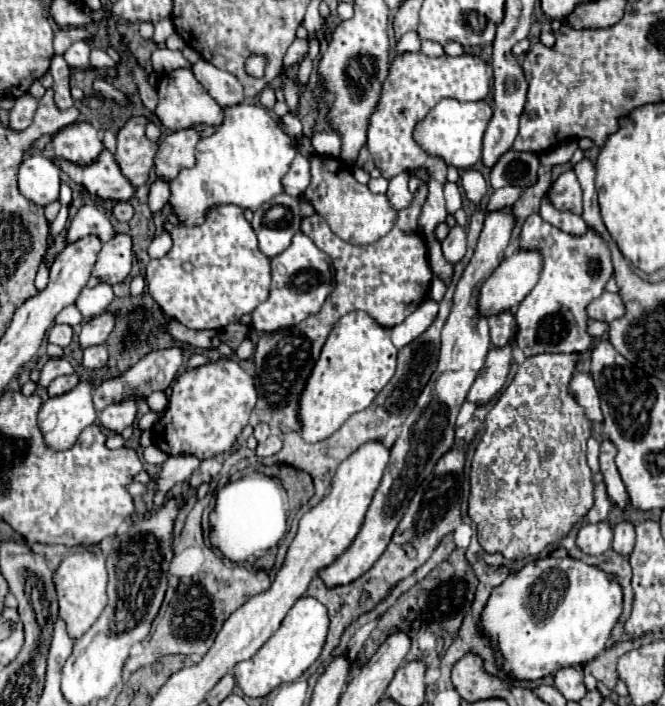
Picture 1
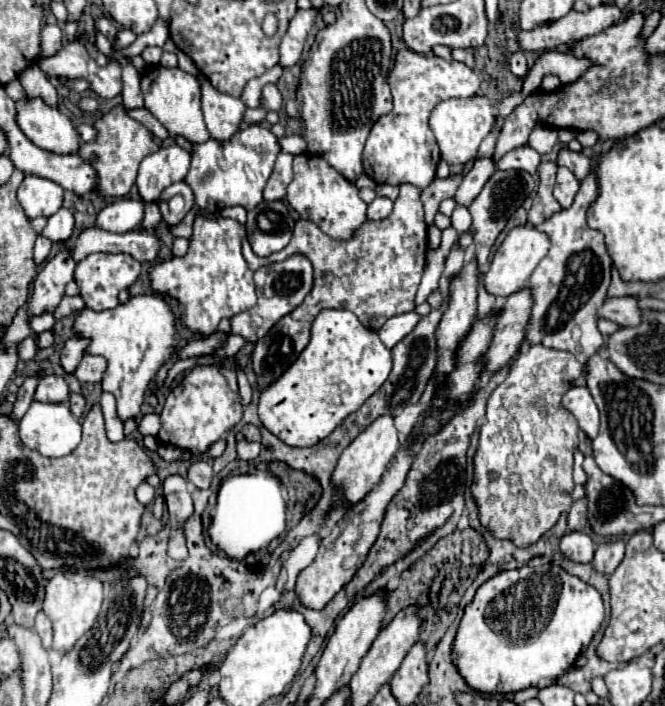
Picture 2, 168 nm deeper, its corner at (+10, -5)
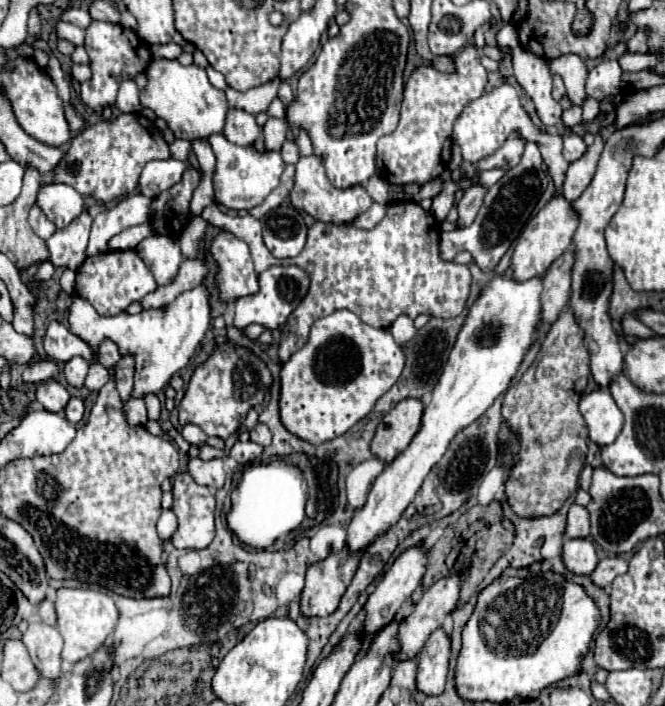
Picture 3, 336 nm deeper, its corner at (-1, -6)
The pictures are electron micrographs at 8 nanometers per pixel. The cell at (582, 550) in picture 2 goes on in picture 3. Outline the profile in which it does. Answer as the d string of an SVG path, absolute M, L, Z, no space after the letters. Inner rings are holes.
M567 539L563 543L563 563L577 575L589 575L597 563L597 551L591 539Z

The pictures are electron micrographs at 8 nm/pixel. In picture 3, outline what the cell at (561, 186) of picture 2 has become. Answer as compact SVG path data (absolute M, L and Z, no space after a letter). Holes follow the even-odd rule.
M595 135L595 143L589 147L589 151L573 161L567 169L567 177L565 177L565 183L563 183L563 197L573 203L575 199L579 199L579 195L587 189L587 185L591 183L593 175L595 175L595 167L597 167L597 161L599 161L599 155L603 151L603 139L601 135Z

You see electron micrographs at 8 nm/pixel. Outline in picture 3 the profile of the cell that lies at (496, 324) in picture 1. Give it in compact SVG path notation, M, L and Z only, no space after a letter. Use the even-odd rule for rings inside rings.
M533 141L527 143L525 153L521 157L521 163L517 167L509 169L505 177L501 177L493 187L489 187L485 201L481 205L481 211L475 217L475 221L469 227L441 233L439 255L445 261L453 261L453 257L459 251L469 251L481 271L493 271L497 267L499 259L507 253L511 243L523 231L523 225L529 221L539 197L543 195L543 191L549 183L549 175L541 169L541 161L543 159L539 153L539 145Z

